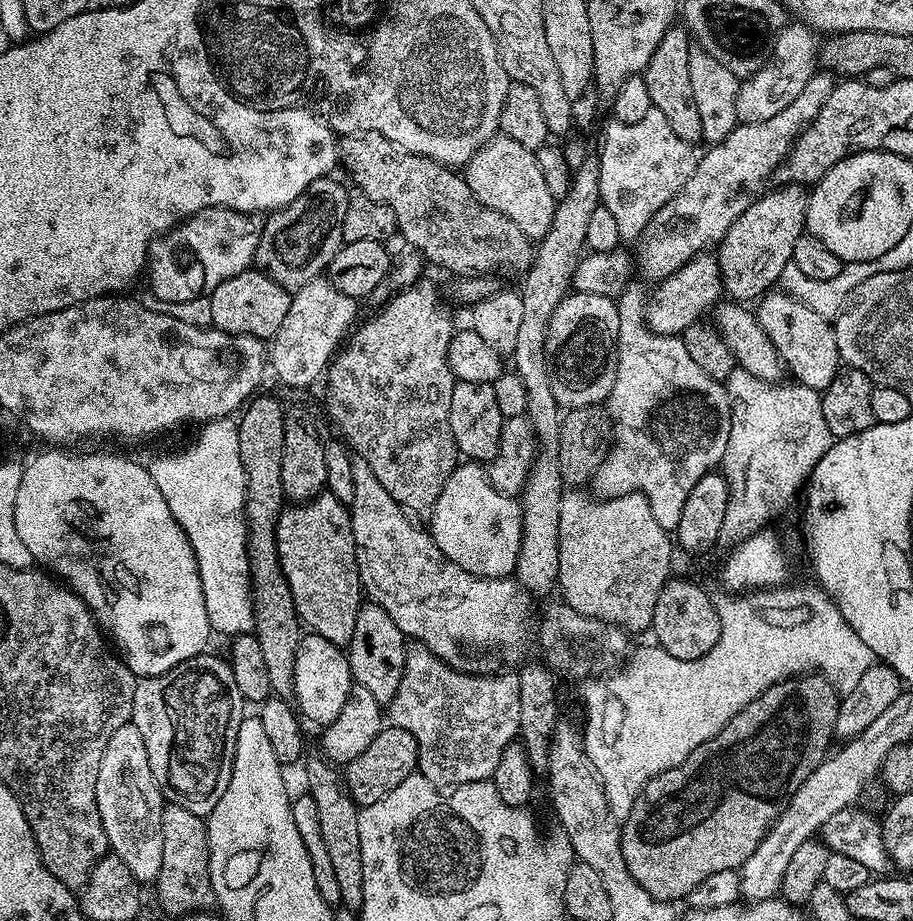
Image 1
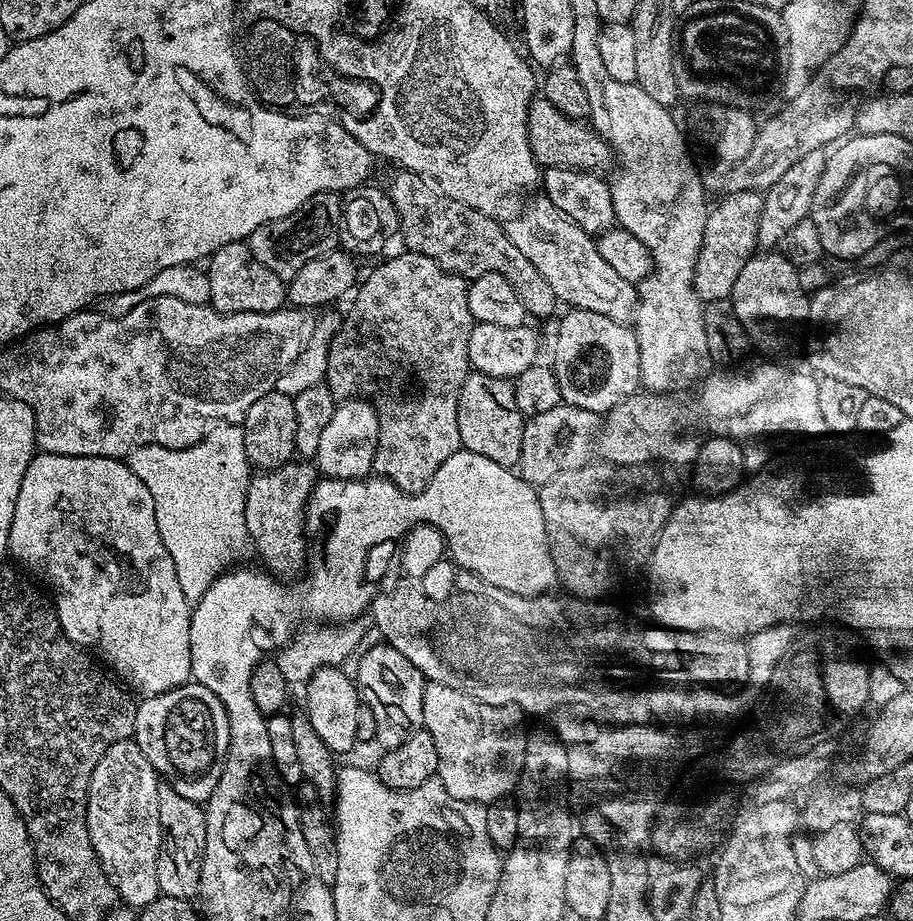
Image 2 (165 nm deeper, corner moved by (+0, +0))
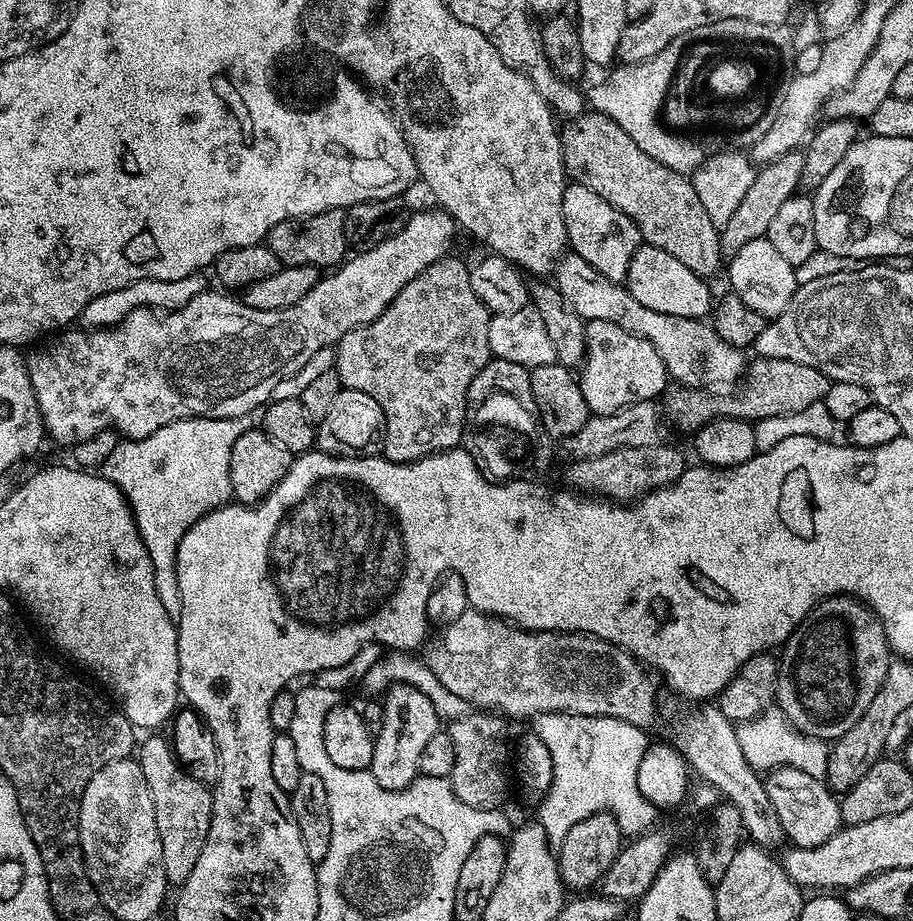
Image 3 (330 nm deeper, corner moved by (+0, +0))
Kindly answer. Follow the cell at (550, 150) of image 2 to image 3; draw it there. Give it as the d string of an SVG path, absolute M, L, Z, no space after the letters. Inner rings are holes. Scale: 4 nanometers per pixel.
M585 110L565 124L568 125L565 128L563 125L560 132L560 149L569 181L594 190L598 198L606 198L610 206L622 210L622 214L638 226L643 243L674 254L682 266L692 266L694 274L712 278L719 268L721 271L719 231L714 222L710 222L706 210L702 210L702 202L698 202L689 177L679 176L644 154L626 131L600 112ZM688 256L700 256L700 264Z

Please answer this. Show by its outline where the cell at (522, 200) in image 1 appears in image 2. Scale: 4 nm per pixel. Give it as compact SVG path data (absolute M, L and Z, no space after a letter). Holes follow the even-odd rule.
M542 194L531 197L532 201L513 218L507 221L506 231L510 242L546 278L557 301L568 308L594 310L594 314L606 314L621 322L633 319L638 299L637 285L626 282L598 254L598 246L589 232L582 230L550 198Z

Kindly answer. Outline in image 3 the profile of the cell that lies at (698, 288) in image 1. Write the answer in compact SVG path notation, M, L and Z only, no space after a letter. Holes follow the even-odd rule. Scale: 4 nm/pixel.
M803 151L787 152L785 156L780 156L774 162L763 165L757 171L754 178L754 186L746 190L746 198L738 205L738 210L730 217L730 222L719 229L720 250L725 257L731 258L746 246L746 242L765 239L770 230L770 221L778 214L782 202L789 200L792 195L800 188L802 178L802 164L804 162Z

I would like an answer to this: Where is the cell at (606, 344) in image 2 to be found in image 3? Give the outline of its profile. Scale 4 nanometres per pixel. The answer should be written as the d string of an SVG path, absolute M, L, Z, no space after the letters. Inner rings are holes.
M601 320L587 321L584 334L586 354L578 379L589 413L608 415L627 404L656 400L665 395L670 377L662 358L658 358L658 350L654 350L650 342L622 330L622 326L614 326L614 322Z

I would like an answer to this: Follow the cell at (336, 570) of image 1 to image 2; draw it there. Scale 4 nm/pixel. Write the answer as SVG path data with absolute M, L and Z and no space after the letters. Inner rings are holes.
M289 462L280 468L261 471L249 479L244 511L248 538L254 552L256 548L260 555L259 563L277 578L299 577L305 571L306 513L317 479L318 469L312 462Z

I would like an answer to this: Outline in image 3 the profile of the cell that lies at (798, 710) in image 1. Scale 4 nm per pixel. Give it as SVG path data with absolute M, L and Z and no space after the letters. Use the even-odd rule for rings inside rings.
M829 596L827 600L821 600L808 611L803 622L797 624L784 641L782 651L776 669L775 703L794 731L825 742L835 742L862 718L862 714L866 714L866 706L874 702L874 694L878 694L878 686L882 686L890 663L890 649L882 622L855 596Z

